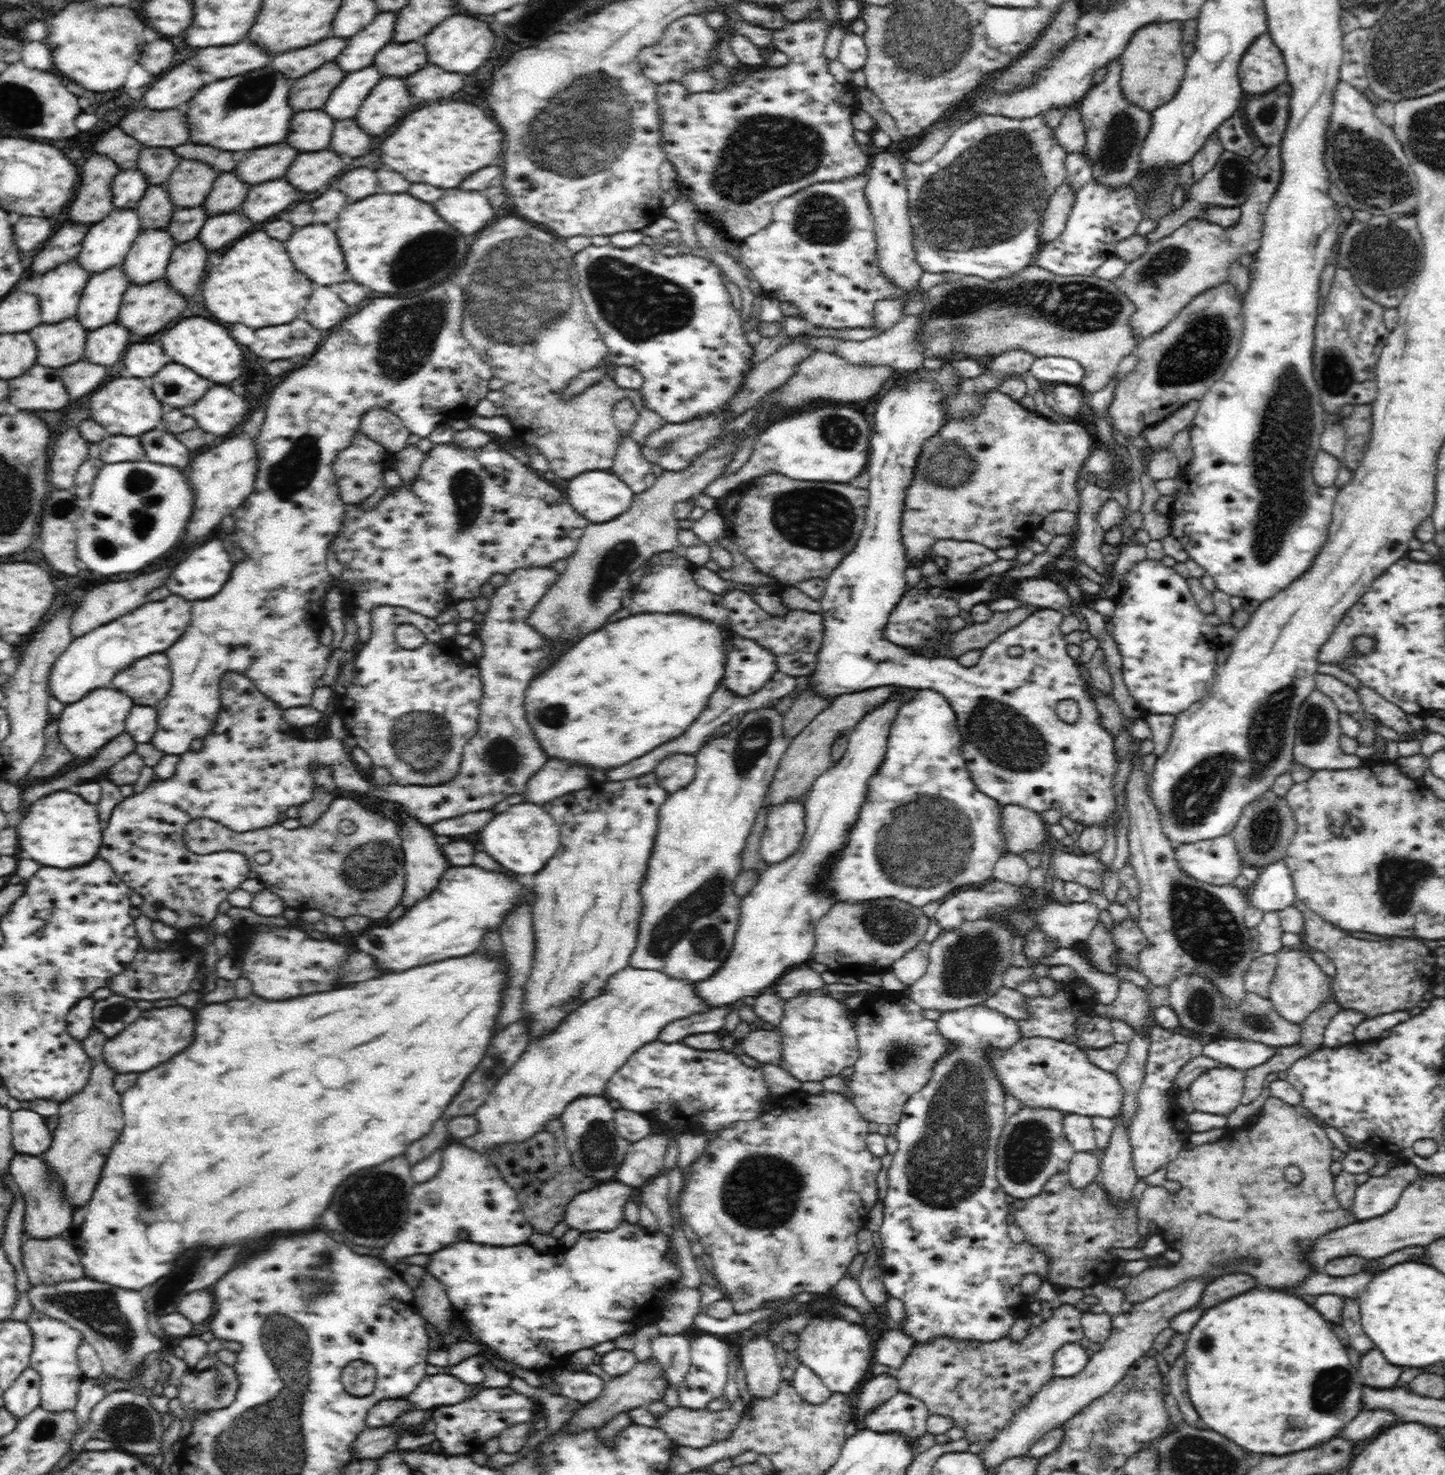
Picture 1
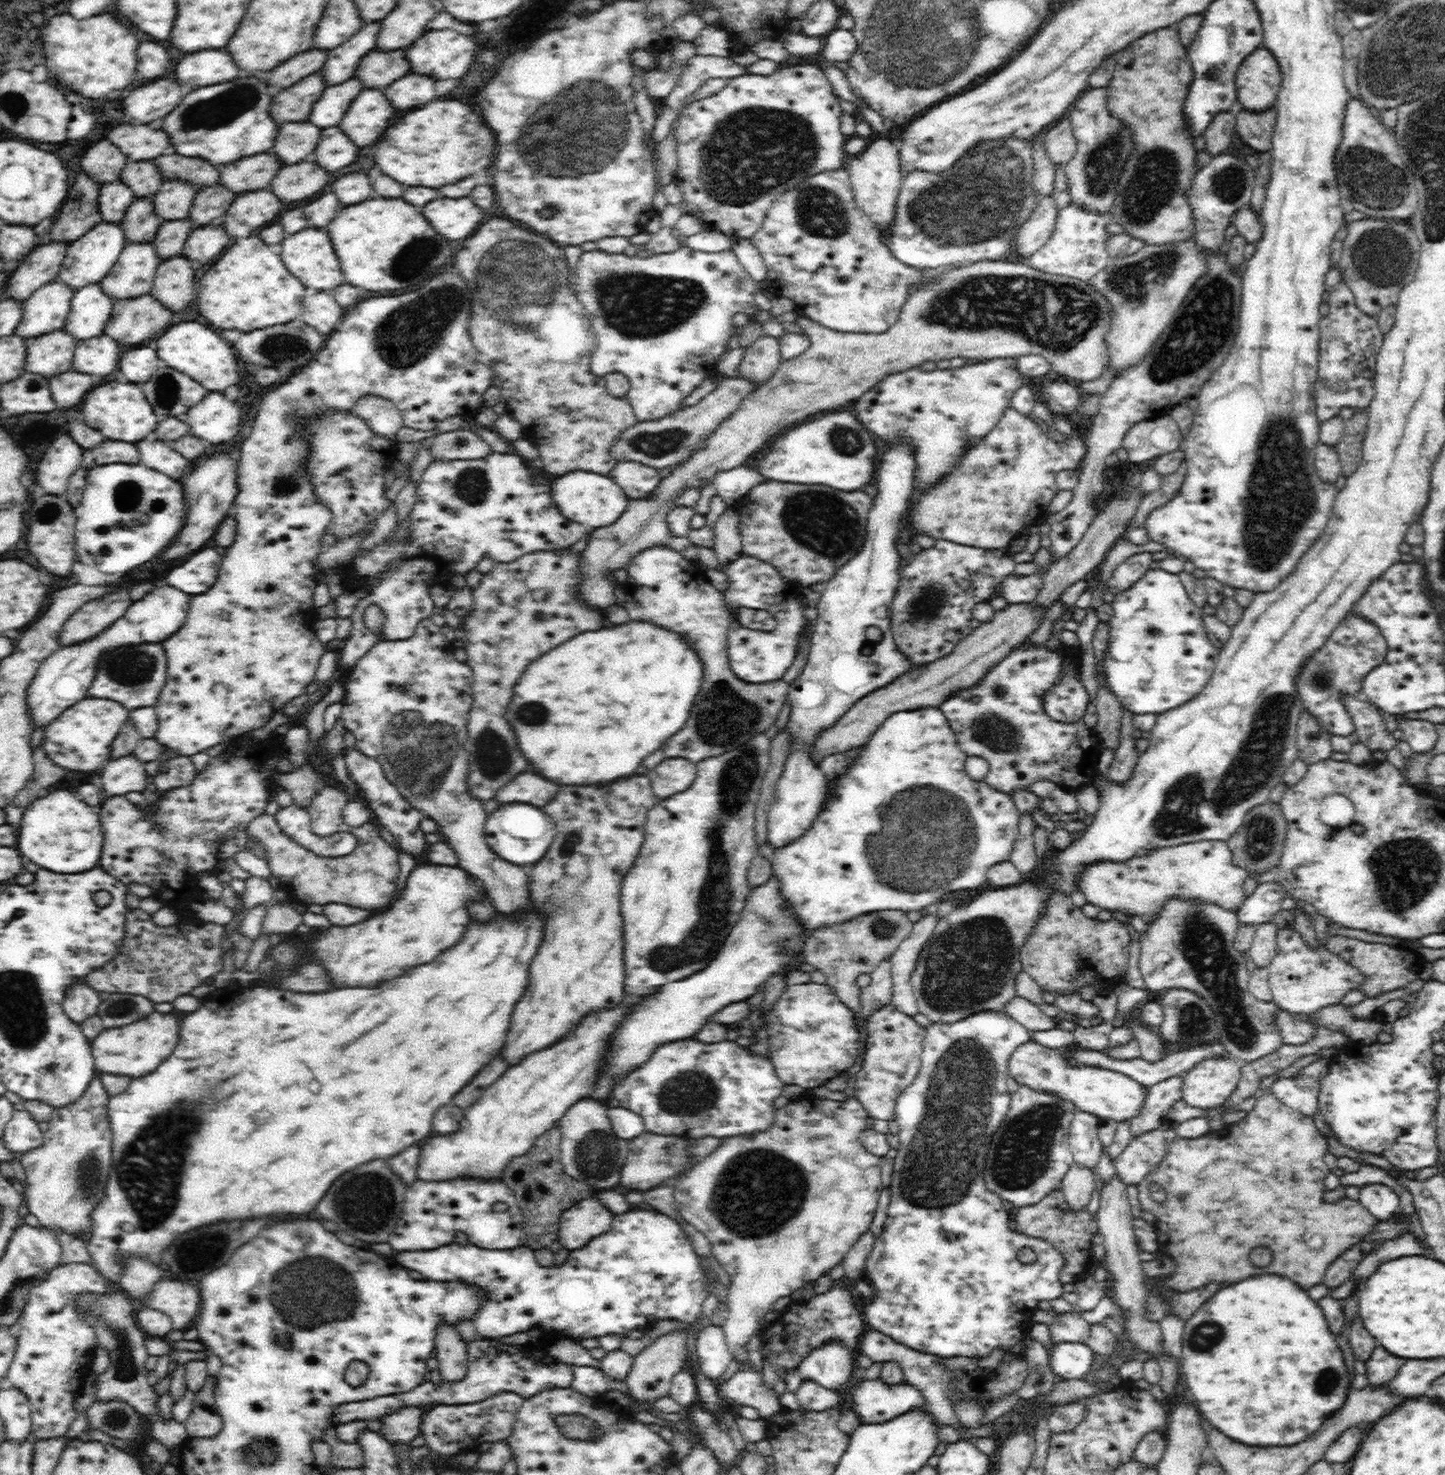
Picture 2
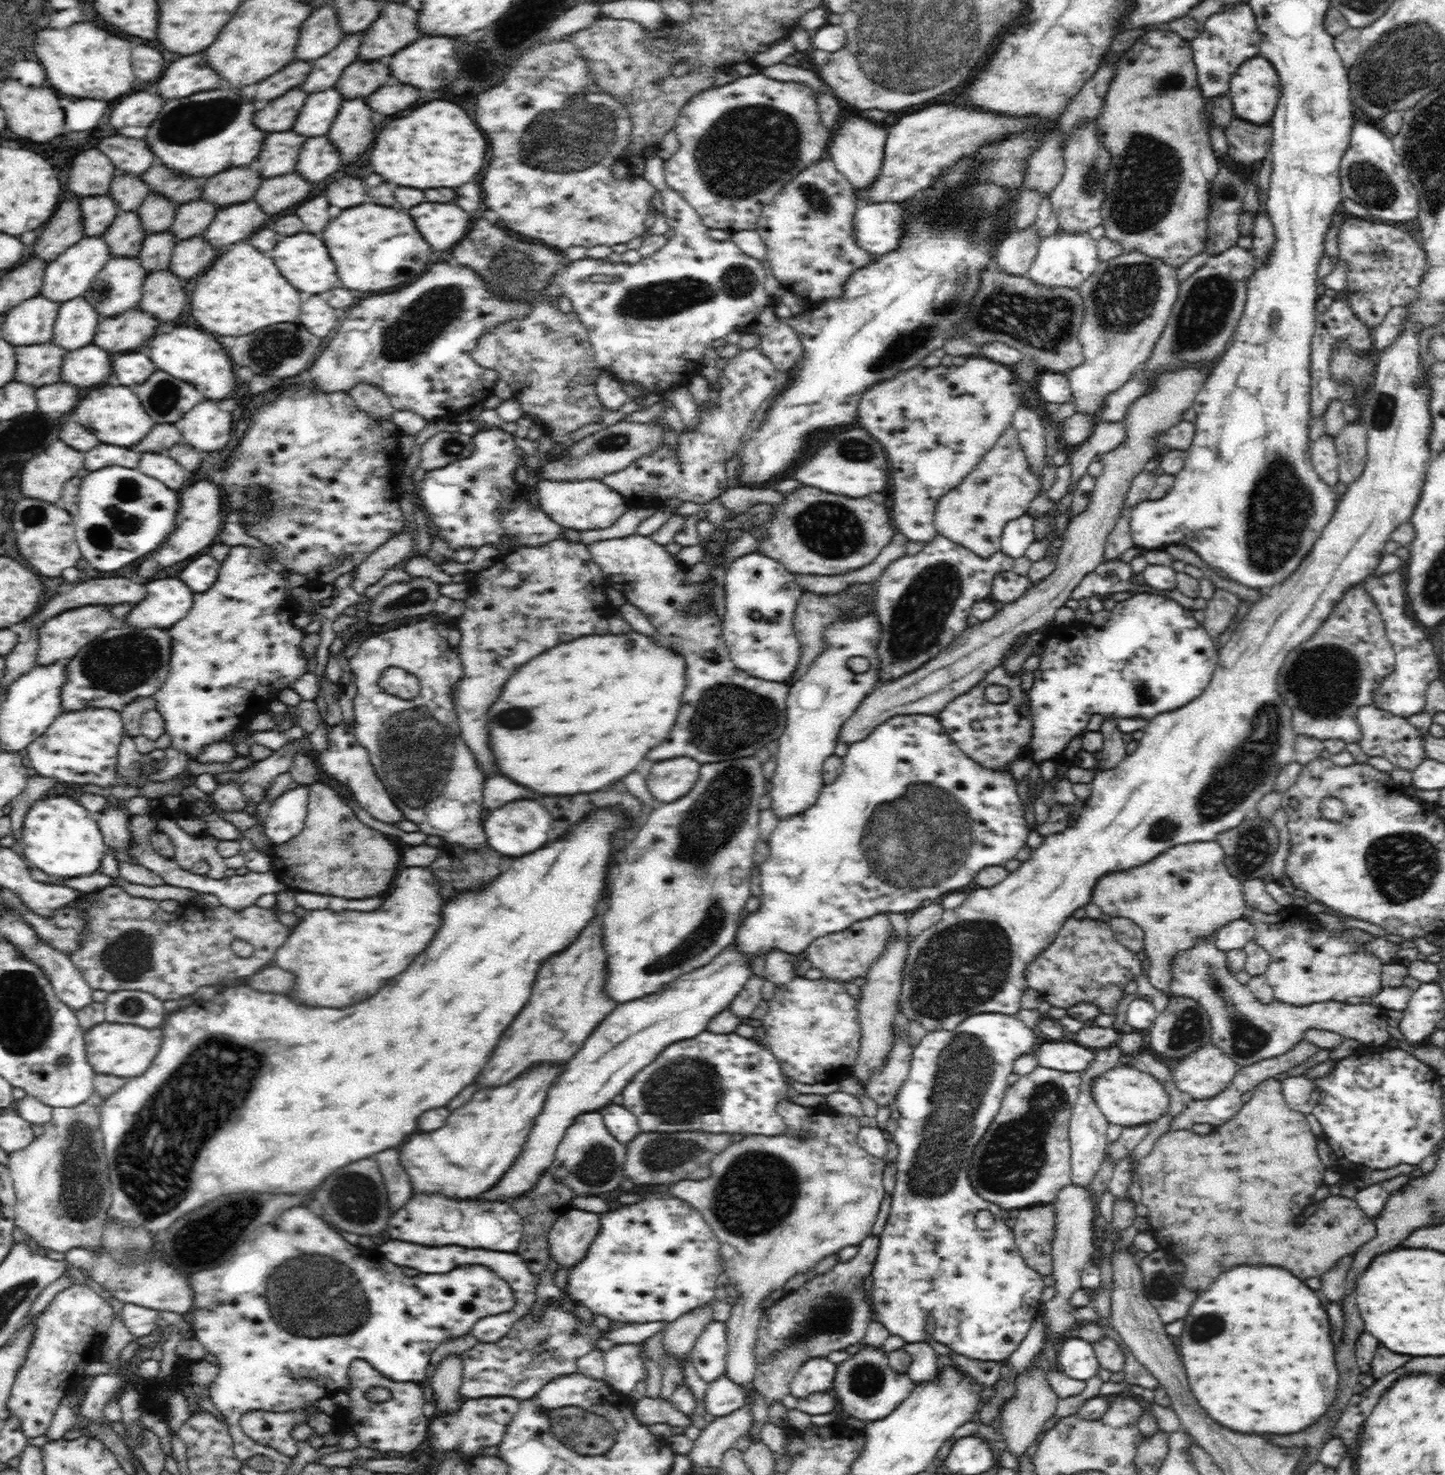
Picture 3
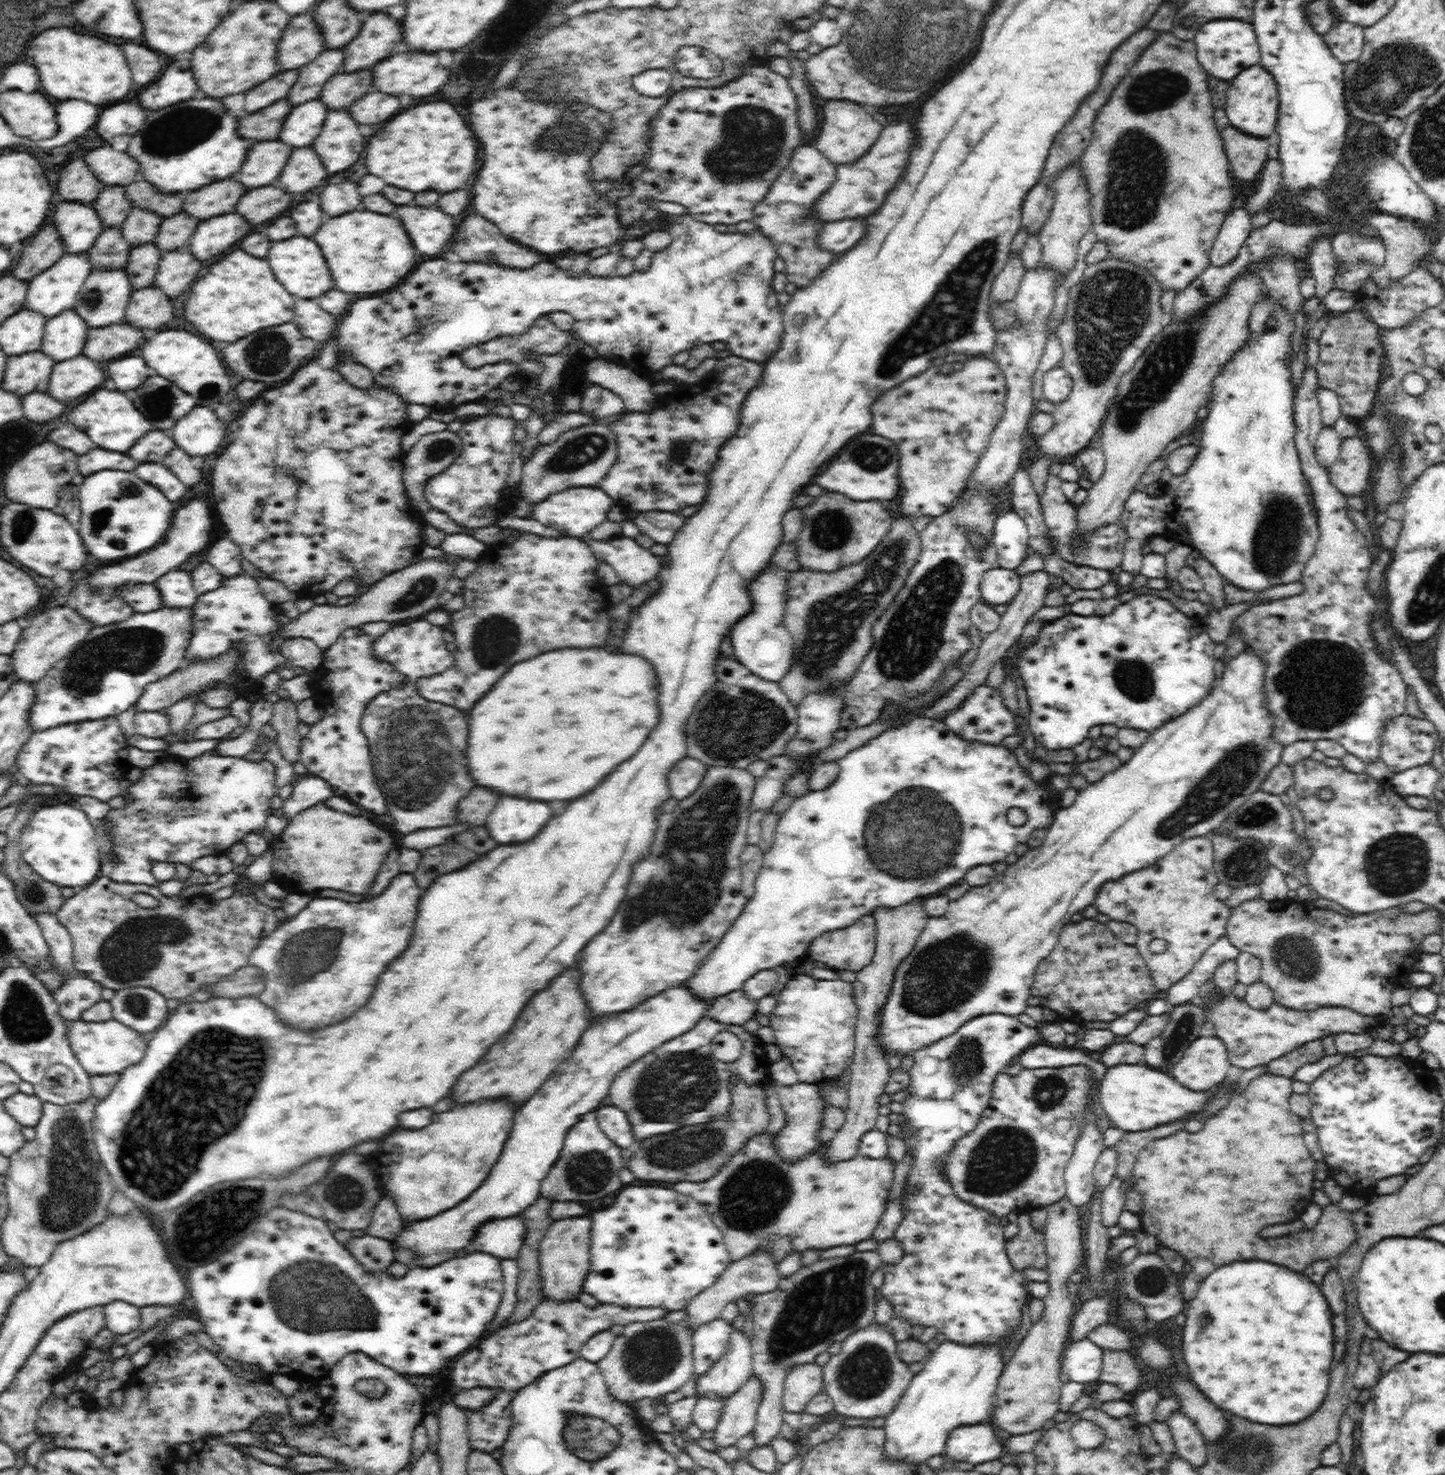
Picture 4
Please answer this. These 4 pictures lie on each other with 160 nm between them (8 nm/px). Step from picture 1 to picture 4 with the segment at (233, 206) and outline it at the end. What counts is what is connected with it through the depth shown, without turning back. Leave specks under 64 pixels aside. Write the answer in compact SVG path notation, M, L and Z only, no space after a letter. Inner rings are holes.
M184 212L166 218L160 224L160 232L156 234L153 243L163 252L184 249L190 244L191 237L201 222Z

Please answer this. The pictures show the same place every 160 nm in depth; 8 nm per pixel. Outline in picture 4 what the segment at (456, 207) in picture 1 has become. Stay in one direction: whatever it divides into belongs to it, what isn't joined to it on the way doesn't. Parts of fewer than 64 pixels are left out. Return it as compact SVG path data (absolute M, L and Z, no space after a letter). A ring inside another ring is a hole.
M406 206L404 214L406 218L400 220L418 252L434 256L446 248L454 234L454 218L440 214L440 210L418 206Z

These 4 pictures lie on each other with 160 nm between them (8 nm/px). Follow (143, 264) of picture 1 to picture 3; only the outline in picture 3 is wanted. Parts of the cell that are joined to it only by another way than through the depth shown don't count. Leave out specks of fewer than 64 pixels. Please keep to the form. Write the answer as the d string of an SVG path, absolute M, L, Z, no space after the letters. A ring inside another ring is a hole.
M112 256L104 268L94 275L89 287L84 291L83 297L95 307L101 318L112 318L113 315L122 314L126 310L137 307L143 293L143 282L148 276L136 256Z

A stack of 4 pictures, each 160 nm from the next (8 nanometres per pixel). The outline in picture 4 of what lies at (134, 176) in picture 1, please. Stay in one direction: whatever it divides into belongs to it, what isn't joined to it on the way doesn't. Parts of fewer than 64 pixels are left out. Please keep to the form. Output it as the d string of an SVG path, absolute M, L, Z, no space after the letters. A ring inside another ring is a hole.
M59 202L52 223L68 254L78 254L92 248L105 229L91 203Z

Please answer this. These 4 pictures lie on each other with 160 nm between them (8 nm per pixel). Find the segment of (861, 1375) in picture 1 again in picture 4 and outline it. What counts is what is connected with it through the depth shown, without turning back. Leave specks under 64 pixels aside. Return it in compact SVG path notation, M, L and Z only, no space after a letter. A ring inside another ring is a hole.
M816 1363L795 1366L784 1380L781 1405L786 1412L804 1413L806 1404L823 1392L823 1370Z

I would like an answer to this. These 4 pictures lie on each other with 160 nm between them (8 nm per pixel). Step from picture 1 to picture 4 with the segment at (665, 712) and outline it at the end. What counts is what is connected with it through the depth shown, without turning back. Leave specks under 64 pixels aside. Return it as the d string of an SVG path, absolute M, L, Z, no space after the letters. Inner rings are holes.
M604 648L552 650L552 652L540 654L536 658L530 658L526 662L518 662L500 678L500 682L496 682L496 686L492 686L492 690L488 694L484 694L484 698L480 698L480 702L474 704L474 708L468 714L468 770L470 770L470 776L474 778L474 782L478 786L490 788L504 796L520 796L520 798L542 800L542 802L578 798L582 792L590 792L592 788L596 788L602 782L602 778L612 772L612 768L616 768L620 762L628 760L642 746L648 732L656 726L658 692L654 688L656 688L656 674L644 658L640 658L640 656L636 658L636 656L628 656L628 654L620 654L620 652L608 652Z

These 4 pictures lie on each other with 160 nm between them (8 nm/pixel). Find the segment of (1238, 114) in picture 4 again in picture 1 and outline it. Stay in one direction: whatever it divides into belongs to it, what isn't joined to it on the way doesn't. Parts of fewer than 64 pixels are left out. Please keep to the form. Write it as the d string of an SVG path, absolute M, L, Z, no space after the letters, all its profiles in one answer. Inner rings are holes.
M1266 32L1250 44L1237 75L1247 97L1266 94L1287 80L1283 54L1270 34Z

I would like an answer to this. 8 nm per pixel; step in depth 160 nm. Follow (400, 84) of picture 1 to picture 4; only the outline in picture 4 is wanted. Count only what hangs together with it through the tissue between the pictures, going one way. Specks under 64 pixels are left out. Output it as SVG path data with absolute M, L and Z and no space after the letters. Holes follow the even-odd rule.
M330 110L312 148L322 158L326 172L334 174L350 168L358 160L358 152L364 150L364 136L360 134L360 126L348 116L348 112Z

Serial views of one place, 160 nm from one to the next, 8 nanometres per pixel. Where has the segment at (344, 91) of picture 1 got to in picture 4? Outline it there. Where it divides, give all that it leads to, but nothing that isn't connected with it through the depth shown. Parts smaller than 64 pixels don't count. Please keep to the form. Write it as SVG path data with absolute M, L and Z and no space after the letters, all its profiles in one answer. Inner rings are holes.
M310 100L302 106L292 108L278 138L292 148L310 146L320 134L328 111L320 100Z

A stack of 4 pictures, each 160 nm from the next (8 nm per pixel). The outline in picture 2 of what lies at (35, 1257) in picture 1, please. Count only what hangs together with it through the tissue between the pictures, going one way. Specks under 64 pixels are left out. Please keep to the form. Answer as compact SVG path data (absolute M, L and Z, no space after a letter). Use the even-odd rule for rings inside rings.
M68 1263L67 1265L58 1264L52 1270L46 1271L41 1279L28 1290L28 1303L23 1307L23 1314L17 1321L20 1325L20 1334L17 1336L19 1345L15 1352L15 1361L11 1362L8 1378L14 1388L20 1388L22 1394L28 1397L31 1406L31 1432L38 1441L63 1436L77 1417L76 1409L72 1404L84 1378L91 1371L91 1361L97 1348L96 1329L85 1320L85 1314L77 1312L77 1296L89 1291L104 1294L106 1286L106 1278L92 1265Z

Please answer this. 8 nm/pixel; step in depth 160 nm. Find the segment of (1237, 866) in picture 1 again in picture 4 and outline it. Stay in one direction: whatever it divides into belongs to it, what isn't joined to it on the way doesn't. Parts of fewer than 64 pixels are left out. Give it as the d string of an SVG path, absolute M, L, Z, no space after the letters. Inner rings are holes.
M1209 836L1186 838L1154 864L1124 875L1117 881L1105 882L1097 893L1093 905L1099 912L1109 916L1111 920L1129 922L1137 928L1138 936L1135 945L1145 960L1158 991L1166 992L1172 984L1184 978L1214 942L1225 936L1227 920L1230 918L1233 907L1226 906L1223 900L1214 895L1214 886L1219 883L1219 880L1214 872L1213 862L1213 846ZM1154 938L1166 940L1167 949L1163 953L1157 954L1150 951L1148 946Z

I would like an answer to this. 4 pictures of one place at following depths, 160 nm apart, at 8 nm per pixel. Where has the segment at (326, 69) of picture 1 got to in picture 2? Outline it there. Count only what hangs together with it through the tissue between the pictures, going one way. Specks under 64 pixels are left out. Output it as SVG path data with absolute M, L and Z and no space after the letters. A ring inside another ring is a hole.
M312 74L308 78L302 78L298 84L282 90L276 100L271 102L270 113L274 116L275 122L280 125L284 122L298 120L302 122L308 118L312 104L320 98L327 86L324 86L324 78L320 74Z

